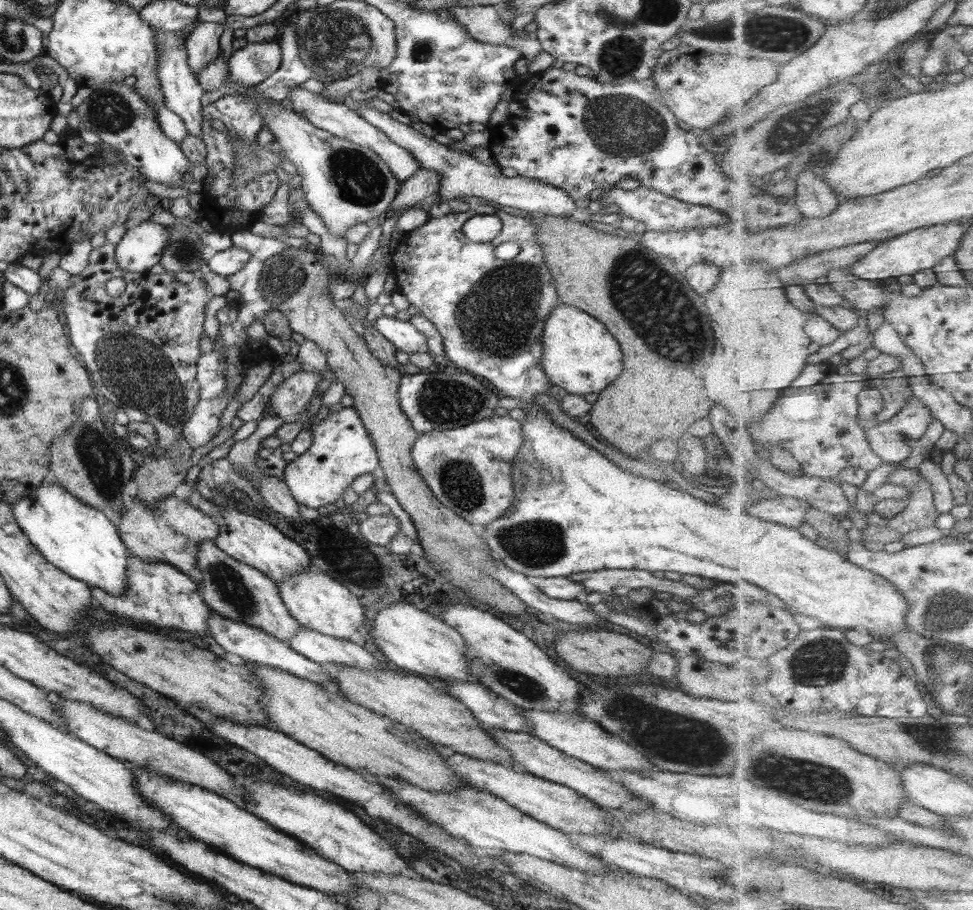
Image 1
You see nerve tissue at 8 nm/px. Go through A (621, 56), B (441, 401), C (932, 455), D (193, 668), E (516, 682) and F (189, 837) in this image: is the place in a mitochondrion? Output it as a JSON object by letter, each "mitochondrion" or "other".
{"A":"mitochondrion","B":"mitochondrion","C":"other","D":"other","E":"mitochondrion","F":"other"}

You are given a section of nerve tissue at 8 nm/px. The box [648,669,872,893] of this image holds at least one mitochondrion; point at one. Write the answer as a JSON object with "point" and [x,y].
{"point":[826,785]}

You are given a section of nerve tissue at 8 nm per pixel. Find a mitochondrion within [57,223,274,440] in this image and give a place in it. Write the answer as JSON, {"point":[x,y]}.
{"point":[165,398]}

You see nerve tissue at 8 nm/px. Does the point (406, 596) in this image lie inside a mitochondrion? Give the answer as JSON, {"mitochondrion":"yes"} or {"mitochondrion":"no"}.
{"mitochondrion":"no"}

